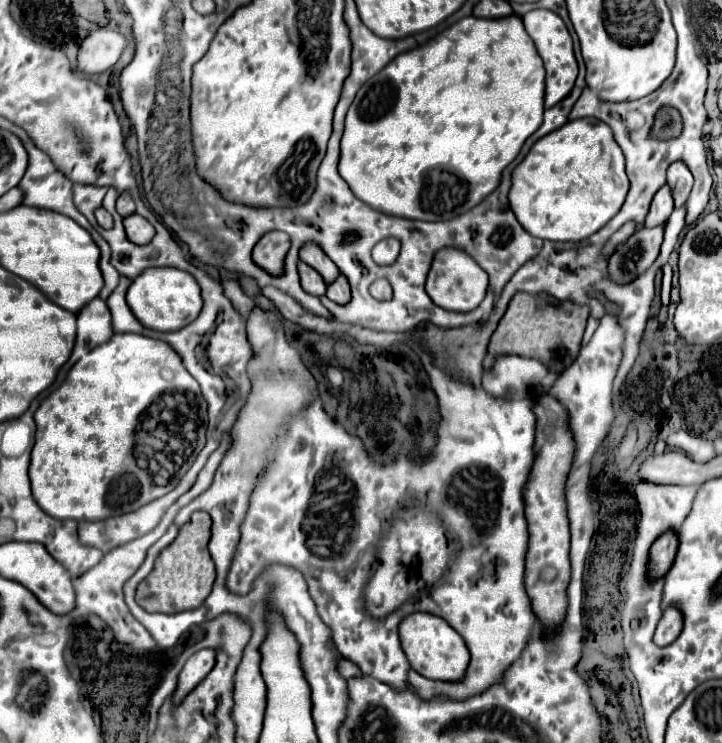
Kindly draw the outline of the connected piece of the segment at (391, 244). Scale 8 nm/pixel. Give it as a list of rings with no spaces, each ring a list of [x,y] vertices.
[[[390,238],[390,240],[382,240],[382,242],[378,242],[378,244],[374,246],[374,250],[372,250],[372,258],[374,258],[376,264],[388,266],[388,264],[392,264],[392,262],[398,258],[400,248],[400,242],[394,240],[394,238]]]

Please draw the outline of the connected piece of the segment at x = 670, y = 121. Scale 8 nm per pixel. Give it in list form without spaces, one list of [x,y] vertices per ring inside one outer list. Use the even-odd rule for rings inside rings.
[[[668,106],[668,108],[660,108],[654,116],[654,124],[652,124],[652,136],[656,140],[672,140],[678,138],[682,134],[682,114]]]

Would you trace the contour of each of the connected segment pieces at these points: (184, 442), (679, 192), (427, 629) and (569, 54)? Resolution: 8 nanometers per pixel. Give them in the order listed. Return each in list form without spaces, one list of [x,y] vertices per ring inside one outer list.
[[[114,334],[110,342],[94,348],[94,352],[88,352],[72,366],[64,384],[38,406],[34,422],[36,436],[28,474],[32,496],[38,506],[58,520],[104,520],[110,516],[134,512],[170,492],[178,484],[178,476],[174,474],[180,470],[180,466],[188,464],[182,470],[184,476],[186,470],[192,466],[198,450],[204,446],[208,416],[206,402],[204,398],[200,398],[198,382],[188,374],[188,370],[182,366],[180,356],[170,346],[146,336]]]
[[[674,162],[668,168],[668,178],[666,184],[672,190],[672,198],[674,198],[674,208],[680,208],[686,204],[690,190],[692,190],[692,174],[690,170],[682,164],[682,162]]]
[[[414,612],[402,620],[398,632],[402,650],[416,672],[434,680],[462,680],[462,672],[466,672],[466,664],[470,662],[470,654],[462,636],[454,628],[450,628],[446,620],[428,612]]]
[[[532,10],[528,14],[522,16],[524,20],[524,28],[528,32],[528,36],[534,40],[540,58],[544,60],[544,68],[546,68],[546,108],[556,106],[558,102],[562,102],[570,90],[574,88],[576,76],[578,76],[578,62],[574,56],[574,42],[570,38],[570,32],[566,28],[566,24],[562,22],[562,18],[550,10]]]

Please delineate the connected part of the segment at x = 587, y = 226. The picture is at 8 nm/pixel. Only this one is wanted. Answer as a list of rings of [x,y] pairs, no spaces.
[[[580,118],[540,138],[514,168],[510,208],[522,228],[540,240],[580,242],[618,214],[628,190],[626,158],[610,128],[600,120]]]

